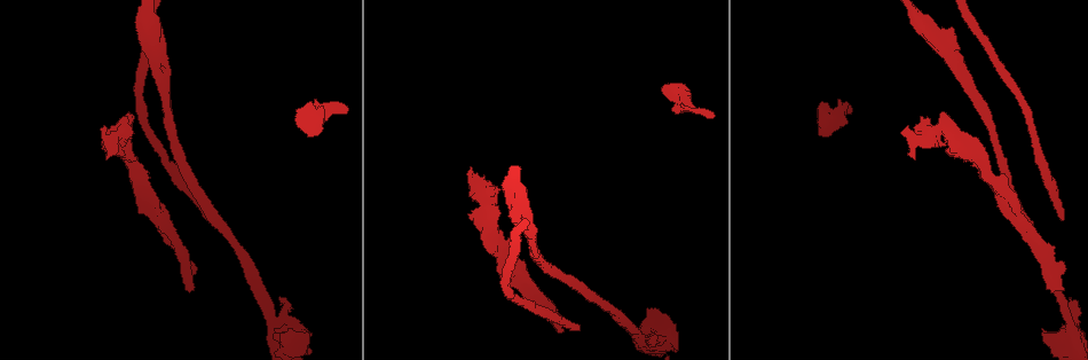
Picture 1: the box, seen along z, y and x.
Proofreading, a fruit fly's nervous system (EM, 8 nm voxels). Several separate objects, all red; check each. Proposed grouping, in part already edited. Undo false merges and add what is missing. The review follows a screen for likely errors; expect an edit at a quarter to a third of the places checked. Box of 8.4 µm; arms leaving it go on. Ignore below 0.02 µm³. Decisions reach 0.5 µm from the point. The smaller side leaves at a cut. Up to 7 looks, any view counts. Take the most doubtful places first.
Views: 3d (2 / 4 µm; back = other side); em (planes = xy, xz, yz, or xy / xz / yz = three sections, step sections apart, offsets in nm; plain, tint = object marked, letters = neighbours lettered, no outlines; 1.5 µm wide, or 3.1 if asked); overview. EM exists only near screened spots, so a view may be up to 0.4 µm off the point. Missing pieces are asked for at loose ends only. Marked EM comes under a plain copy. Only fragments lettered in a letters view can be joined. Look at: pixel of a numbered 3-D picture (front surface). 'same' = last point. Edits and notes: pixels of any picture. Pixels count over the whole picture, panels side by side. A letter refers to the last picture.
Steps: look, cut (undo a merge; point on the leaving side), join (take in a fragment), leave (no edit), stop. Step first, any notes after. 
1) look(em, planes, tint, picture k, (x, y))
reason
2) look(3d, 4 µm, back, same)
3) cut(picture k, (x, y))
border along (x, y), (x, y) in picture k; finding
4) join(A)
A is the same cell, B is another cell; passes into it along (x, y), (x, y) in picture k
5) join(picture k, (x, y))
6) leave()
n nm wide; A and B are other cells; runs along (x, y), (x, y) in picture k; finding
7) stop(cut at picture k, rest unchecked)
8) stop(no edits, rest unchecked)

look(em, planes, letters, picture 1, (574, 327))
free end

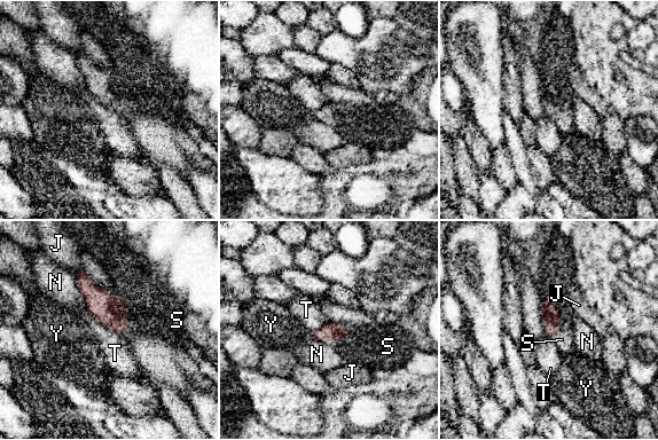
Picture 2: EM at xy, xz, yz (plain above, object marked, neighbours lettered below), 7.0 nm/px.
join(S)
130 nm wide; S is the same cell, J, N, T and Y are other cells; passes into it along (329, 331), (342, 339), (375, 346) in picture 2; the neuron continues

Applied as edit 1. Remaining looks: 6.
look(3d, 2 µm, picture 1, (478, 186))

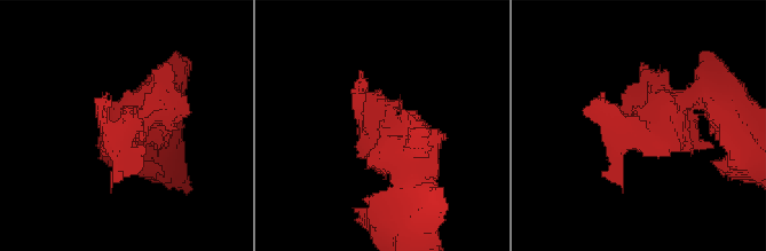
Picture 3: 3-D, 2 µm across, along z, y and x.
look(em, 3.1 µm, xy, step 8, letters, picture 3, (124, 137))

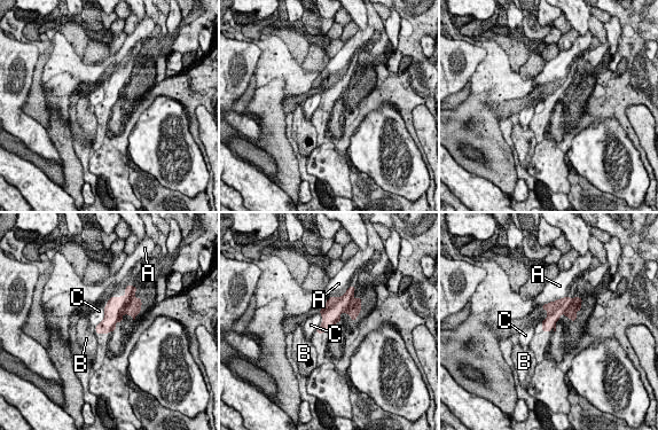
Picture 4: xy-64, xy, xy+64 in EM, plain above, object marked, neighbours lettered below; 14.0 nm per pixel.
leave()
A, B and C are other cells; border along (104, 313), (104, 317), (94, 328) in picture 4; continuous, no second neuron

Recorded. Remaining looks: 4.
look(em, yz, step 4, tint, picture 1, (1019, 211))
an open end

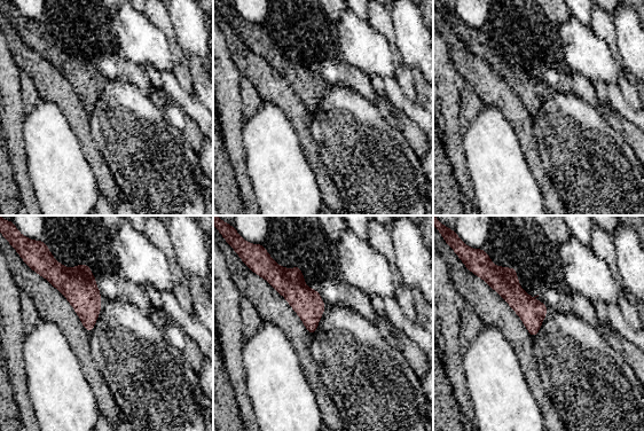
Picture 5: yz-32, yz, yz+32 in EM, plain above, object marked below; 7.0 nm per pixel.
look(em, planes, letters, same)

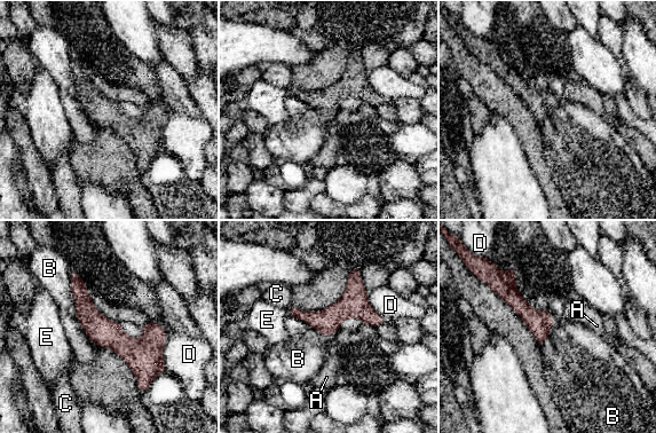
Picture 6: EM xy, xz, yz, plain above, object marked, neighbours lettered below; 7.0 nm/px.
leave()
180 nm wide; B touches over 550 nm; A, B, C, D and E are other cells; none of them fits

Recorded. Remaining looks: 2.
stop(join at picture 2, rest unchecked)

